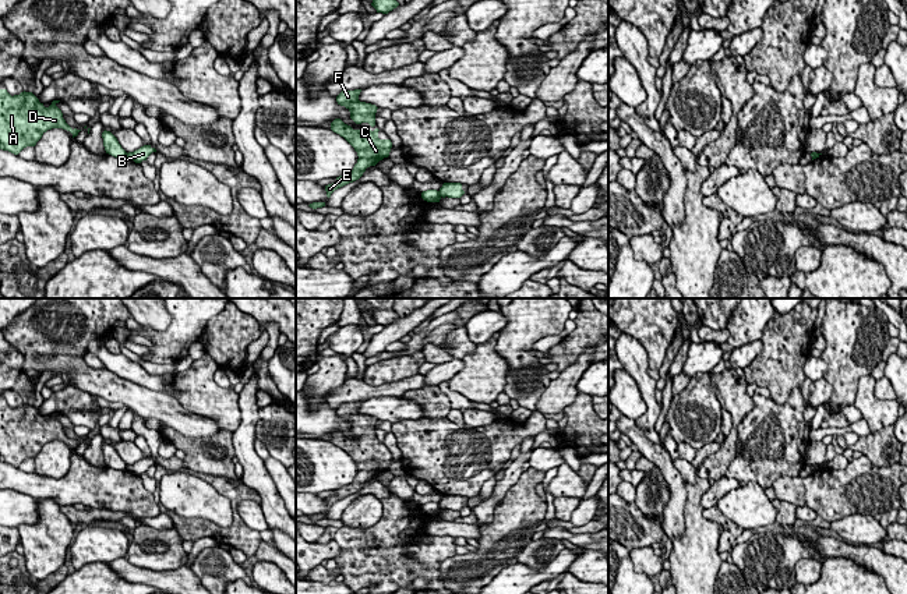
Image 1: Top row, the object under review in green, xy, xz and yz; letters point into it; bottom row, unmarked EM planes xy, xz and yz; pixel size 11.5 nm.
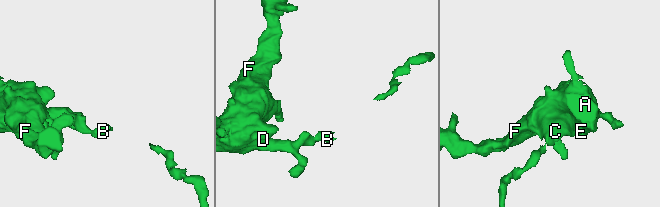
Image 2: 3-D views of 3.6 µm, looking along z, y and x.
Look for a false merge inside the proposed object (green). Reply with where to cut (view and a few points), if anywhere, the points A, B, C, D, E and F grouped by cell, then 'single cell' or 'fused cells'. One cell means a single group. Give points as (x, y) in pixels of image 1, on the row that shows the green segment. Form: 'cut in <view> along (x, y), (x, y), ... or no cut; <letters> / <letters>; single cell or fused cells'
cut in xz along (438, 191), (440, 197); A C D E F / B; fused cells

